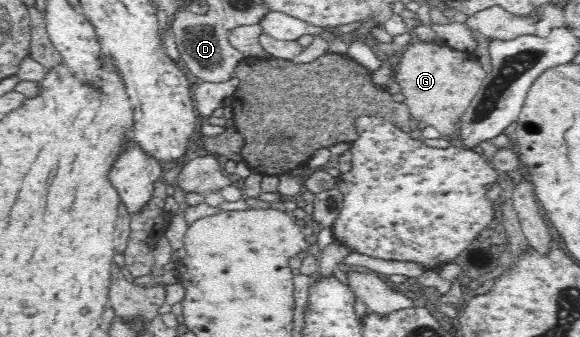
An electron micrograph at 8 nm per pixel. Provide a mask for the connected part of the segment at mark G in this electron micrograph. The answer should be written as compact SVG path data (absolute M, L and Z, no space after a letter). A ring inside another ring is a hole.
M427 41L408 43L406 50L399 55L396 67L396 84L405 97L403 103L408 106L410 115L429 127L434 127L444 138L454 136L461 117L470 106L487 77L486 71L476 56L467 51L458 51L446 43L436 44Z

